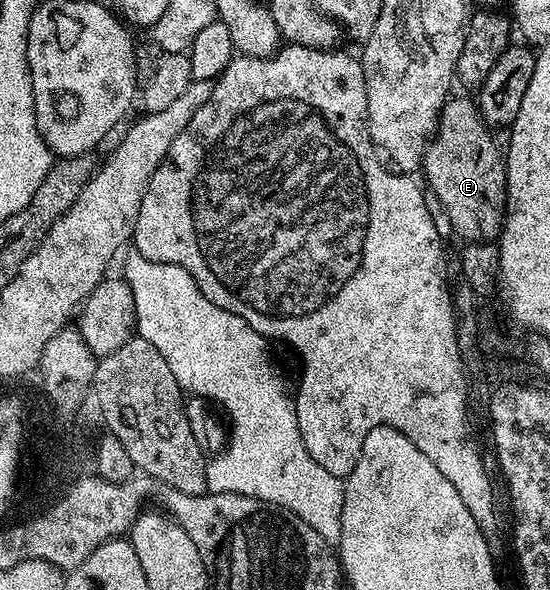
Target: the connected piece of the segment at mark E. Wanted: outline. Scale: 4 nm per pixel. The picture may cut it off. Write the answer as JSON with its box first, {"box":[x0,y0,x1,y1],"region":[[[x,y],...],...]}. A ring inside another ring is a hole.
{"box":[423,99,505,242],"region":[[[446,99],[423,161],[424,183],[438,195],[453,232],[465,242],[493,242],[505,224],[505,161],[476,103]]]}

